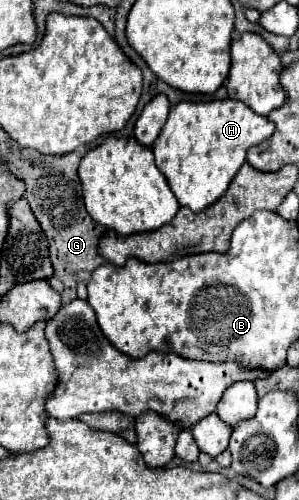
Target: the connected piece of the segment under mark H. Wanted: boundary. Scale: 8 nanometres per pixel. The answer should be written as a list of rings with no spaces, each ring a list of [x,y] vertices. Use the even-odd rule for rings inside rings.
[[[229,98],[227,100],[199,102],[199,104],[179,102],[177,106],[171,108],[169,118],[167,118],[161,134],[153,142],[153,154],[155,154],[157,168],[165,174],[179,204],[189,206],[193,212],[199,212],[199,210],[213,206],[225,194],[225,190],[229,188],[237,170],[243,166],[247,150],[251,146],[257,146],[257,144],[269,140],[273,130],[275,130],[275,124],[271,120],[267,120],[265,116],[253,114],[249,110],[249,106],[245,106],[243,102],[233,102]]]

